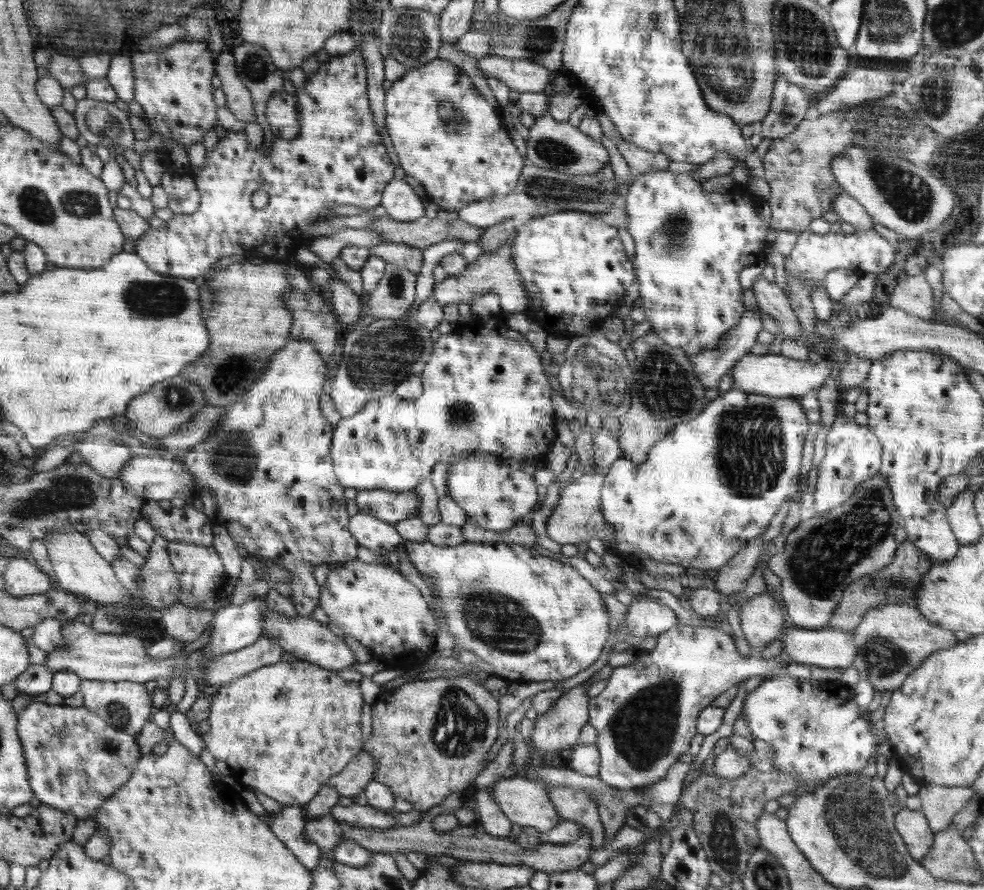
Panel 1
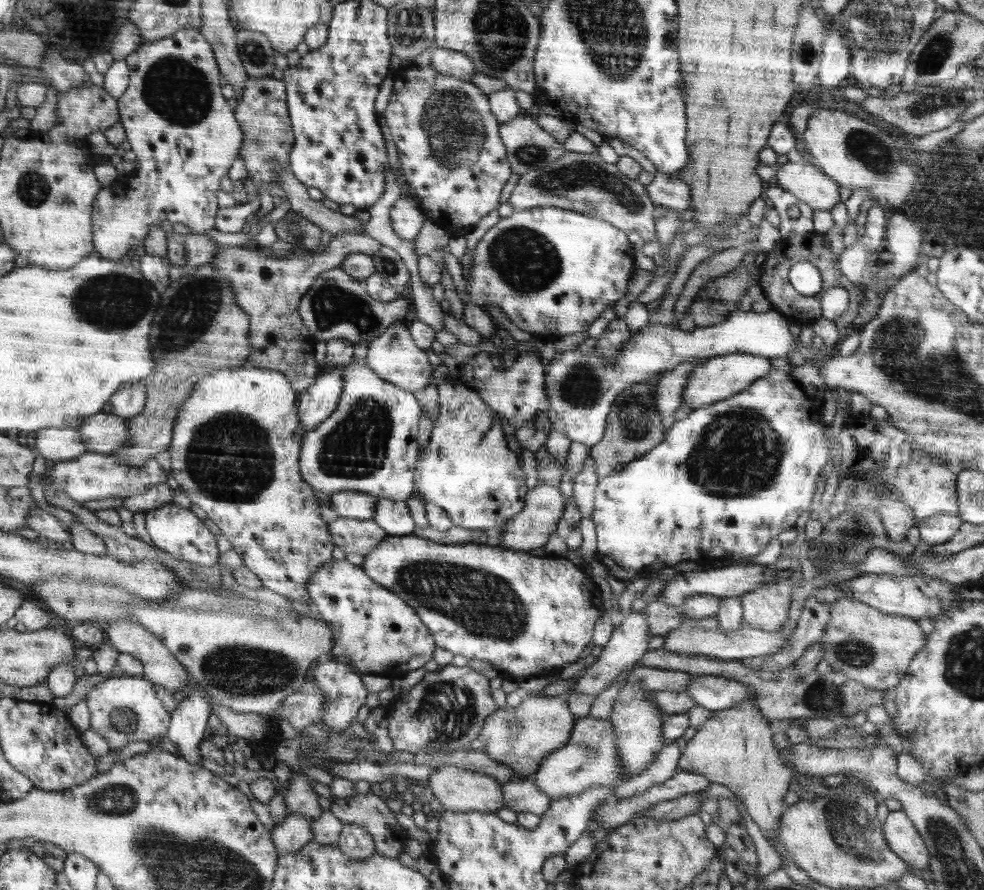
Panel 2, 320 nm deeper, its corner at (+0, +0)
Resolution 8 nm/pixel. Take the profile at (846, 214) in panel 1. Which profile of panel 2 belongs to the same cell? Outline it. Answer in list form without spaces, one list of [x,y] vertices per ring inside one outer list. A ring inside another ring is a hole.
[[[798,161],[779,166],[780,184],[802,198],[814,210],[828,210],[840,202],[840,185],[824,176],[812,161]]]

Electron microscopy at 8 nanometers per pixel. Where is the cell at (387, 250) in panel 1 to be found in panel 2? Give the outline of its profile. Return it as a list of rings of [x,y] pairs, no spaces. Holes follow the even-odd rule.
[[[343,232],[331,238],[325,248],[320,248],[313,253],[300,253],[294,256],[280,258],[266,257],[262,252],[245,249],[245,246],[219,249],[210,262],[211,266],[217,267],[225,278],[232,282],[233,290],[236,291],[236,302],[250,314],[250,343],[253,352],[243,362],[243,366],[254,366],[281,371],[290,379],[293,389],[299,392],[310,389],[318,376],[318,364],[314,360],[314,345],[316,338],[309,330],[308,325],[300,315],[300,298],[313,286],[314,276],[320,276],[327,270],[332,270],[342,264],[345,258],[354,253],[366,253],[373,255],[381,249],[382,244],[362,232]]]

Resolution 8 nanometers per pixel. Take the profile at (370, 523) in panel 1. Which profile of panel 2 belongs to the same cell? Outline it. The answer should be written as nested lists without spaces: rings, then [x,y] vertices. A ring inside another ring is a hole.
[[[338,517],[330,526],[333,542],[345,553],[366,555],[388,536],[373,519]]]

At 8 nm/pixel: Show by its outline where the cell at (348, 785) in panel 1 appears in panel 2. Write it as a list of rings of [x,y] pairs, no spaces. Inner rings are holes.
[[[294,773],[287,789],[284,797],[288,815],[304,814],[306,818],[315,819],[323,813],[318,803],[318,794],[312,790],[305,774]]]

